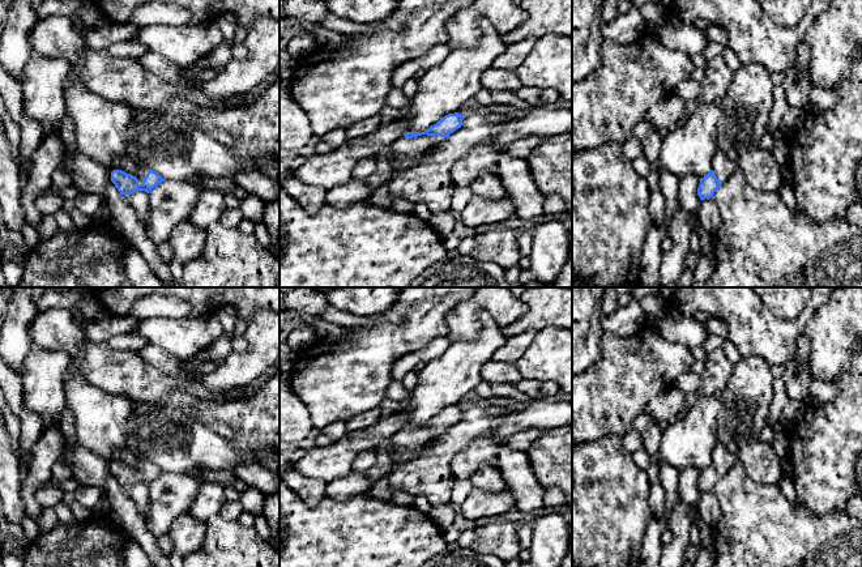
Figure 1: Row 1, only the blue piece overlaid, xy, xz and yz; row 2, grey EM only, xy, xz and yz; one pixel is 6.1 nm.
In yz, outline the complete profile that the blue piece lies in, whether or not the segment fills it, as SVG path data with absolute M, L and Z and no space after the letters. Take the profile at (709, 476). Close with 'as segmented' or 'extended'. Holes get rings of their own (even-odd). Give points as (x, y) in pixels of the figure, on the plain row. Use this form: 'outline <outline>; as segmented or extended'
outline M716 444L712 453L712 462L700 472L697 481L700 493L713 490L718 479L724 477L737 462L737 457L733 452L721 444Z; extended

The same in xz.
outline M458 405L448 406L424 425L405 425L391 438L392 448L389 456L393 464L402 462L405 453L419 449L430 440L443 435L445 430L461 421L462 413L464 409Z; extended

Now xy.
outline M116 449L107 462L120 487L131 487L136 483L149 486L165 473L159 466L142 460L129 449Z; extended

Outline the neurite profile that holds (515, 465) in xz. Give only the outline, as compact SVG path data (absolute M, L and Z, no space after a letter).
M499 444L496 466L516 498L515 508L526 519L547 511L543 502L546 490L538 482L526 452Z

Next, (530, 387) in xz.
M521 379L516 388L532 398L539 398L542 383L534 379Z

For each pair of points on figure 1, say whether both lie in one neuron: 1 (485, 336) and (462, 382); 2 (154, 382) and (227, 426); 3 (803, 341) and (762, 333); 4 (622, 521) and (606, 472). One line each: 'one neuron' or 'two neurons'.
1: one neuron
2: one neuron
3: two neurons
4: one neuron

